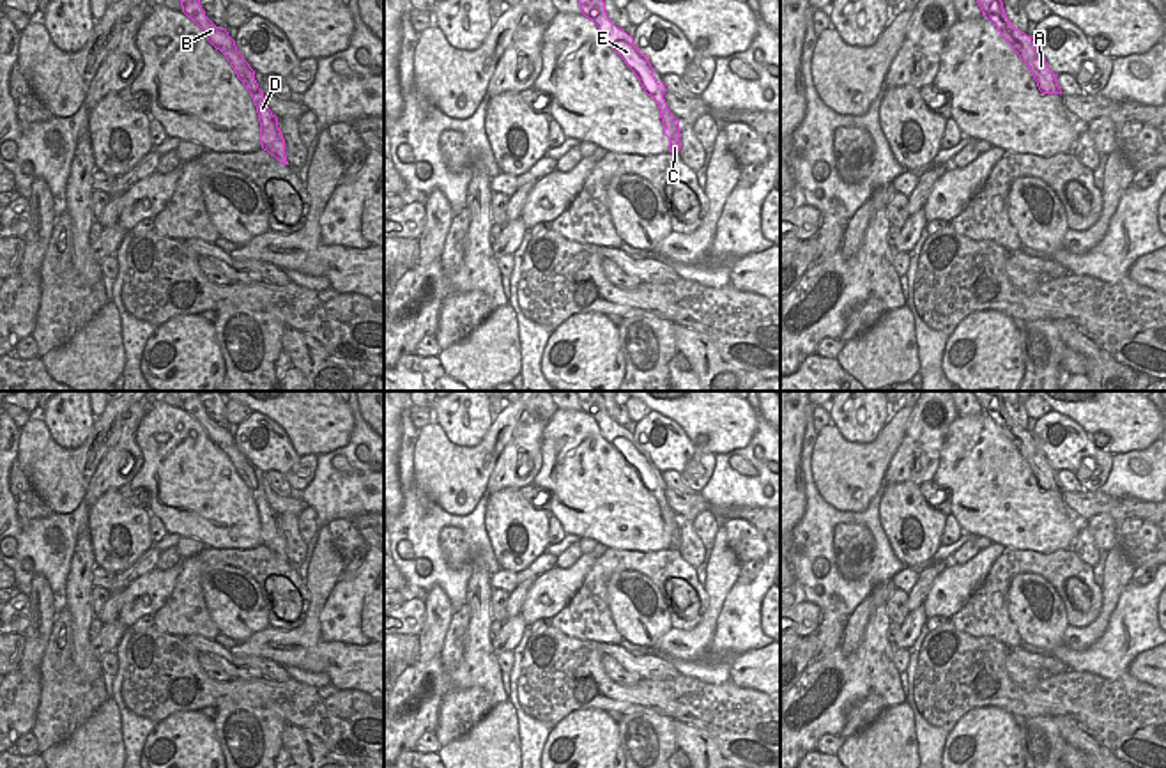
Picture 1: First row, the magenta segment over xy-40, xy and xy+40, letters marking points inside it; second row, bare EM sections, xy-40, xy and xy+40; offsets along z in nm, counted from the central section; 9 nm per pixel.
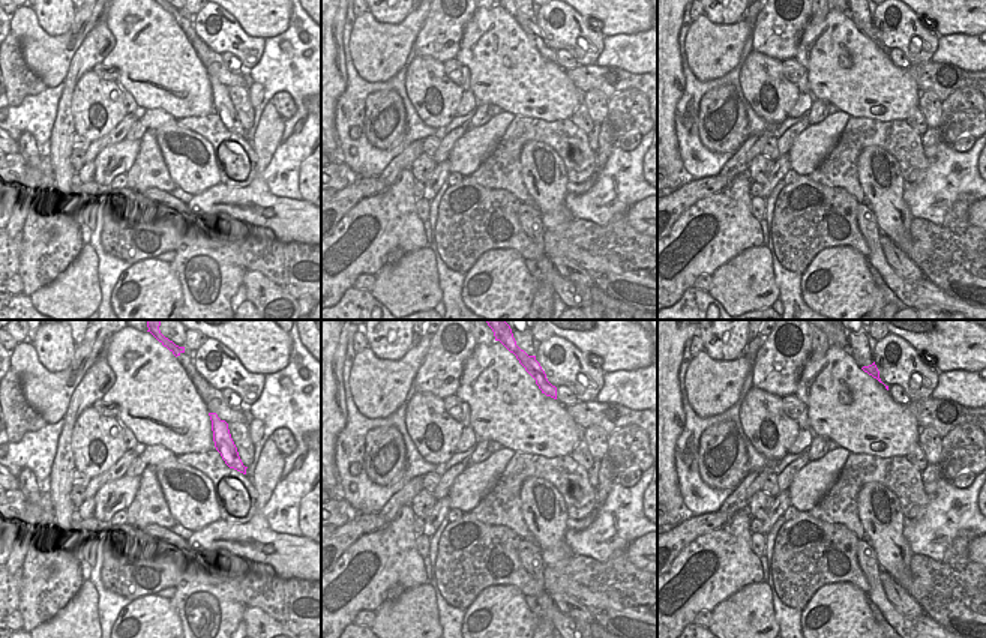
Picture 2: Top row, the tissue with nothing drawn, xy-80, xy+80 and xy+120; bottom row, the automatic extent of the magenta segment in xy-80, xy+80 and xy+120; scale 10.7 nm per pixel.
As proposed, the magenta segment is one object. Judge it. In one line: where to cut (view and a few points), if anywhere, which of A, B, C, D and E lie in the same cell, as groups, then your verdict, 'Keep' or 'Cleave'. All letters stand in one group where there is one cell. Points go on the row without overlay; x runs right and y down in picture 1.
No split. Groups: A B C D E. Keep

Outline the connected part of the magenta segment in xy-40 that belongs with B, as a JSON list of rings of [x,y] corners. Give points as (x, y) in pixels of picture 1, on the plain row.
[[[177,391],[177,393],[180,396],[182,409],[188,414],[191,414],[203,426],[207,437],[226,453],[237,474],[251,490],[260,518],[262,545],[267,547],[271,552],[274,552],[280,559],[288,561],[285,552],[285,536],[278,524],[278,513],[269,506],[264,488],[258,485],[258,480],[255,476],[255,467],[237,448],[235,437],[228,432],[225,425],[216,423],[205,412],[198,391]]]

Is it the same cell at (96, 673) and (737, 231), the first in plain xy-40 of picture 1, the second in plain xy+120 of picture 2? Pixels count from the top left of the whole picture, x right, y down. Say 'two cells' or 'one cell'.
one cell

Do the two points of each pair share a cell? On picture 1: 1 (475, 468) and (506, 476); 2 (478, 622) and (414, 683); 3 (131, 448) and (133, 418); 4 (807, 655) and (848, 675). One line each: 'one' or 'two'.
1: two
2: one
3: one
4: two

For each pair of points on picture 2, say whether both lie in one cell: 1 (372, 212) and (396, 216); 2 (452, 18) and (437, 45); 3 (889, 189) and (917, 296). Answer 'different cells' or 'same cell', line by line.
1: same cell
2: same cell
3: different cells

